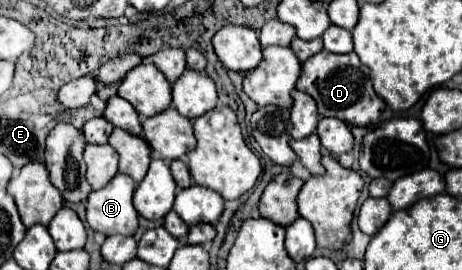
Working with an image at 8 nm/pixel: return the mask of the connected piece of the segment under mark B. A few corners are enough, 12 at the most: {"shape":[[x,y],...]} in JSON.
{"shape":[[116,174],[86,204],[92,230],[132,236],[136,182]]}

